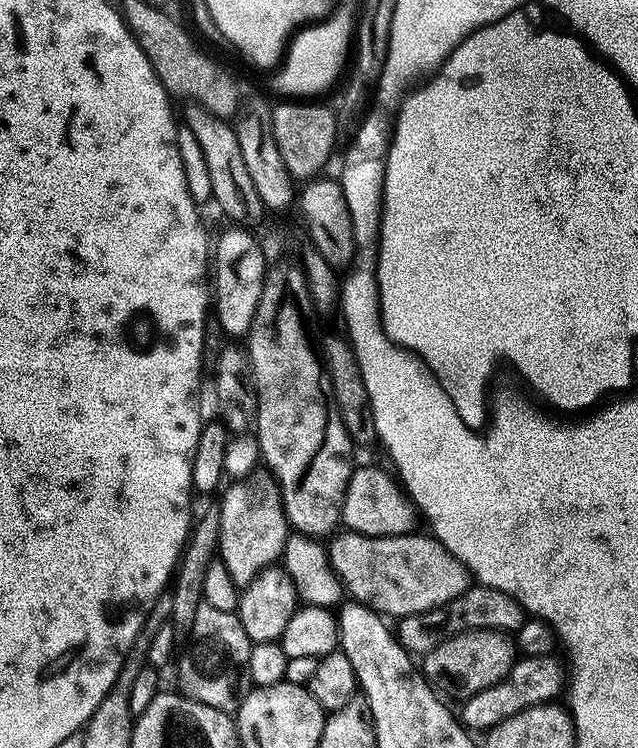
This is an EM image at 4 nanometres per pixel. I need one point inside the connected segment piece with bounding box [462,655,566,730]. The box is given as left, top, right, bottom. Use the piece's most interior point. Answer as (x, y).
(532, 680)

